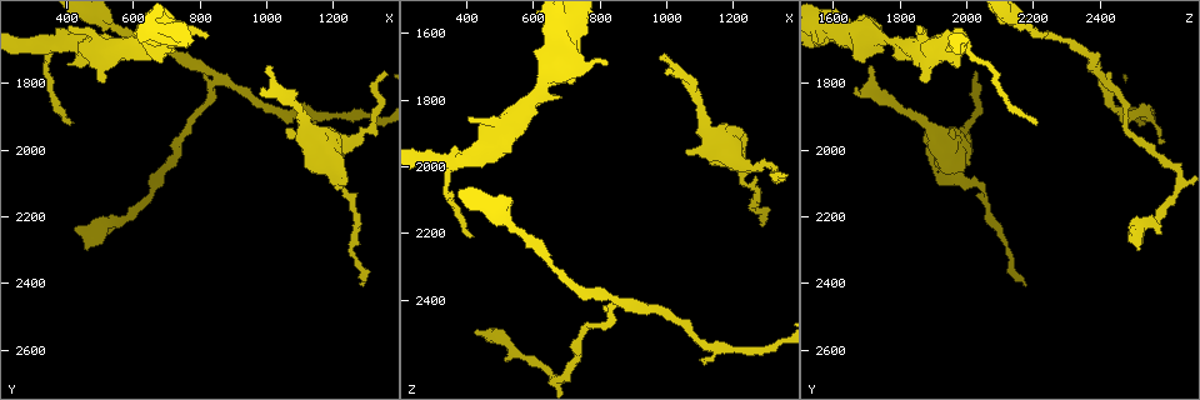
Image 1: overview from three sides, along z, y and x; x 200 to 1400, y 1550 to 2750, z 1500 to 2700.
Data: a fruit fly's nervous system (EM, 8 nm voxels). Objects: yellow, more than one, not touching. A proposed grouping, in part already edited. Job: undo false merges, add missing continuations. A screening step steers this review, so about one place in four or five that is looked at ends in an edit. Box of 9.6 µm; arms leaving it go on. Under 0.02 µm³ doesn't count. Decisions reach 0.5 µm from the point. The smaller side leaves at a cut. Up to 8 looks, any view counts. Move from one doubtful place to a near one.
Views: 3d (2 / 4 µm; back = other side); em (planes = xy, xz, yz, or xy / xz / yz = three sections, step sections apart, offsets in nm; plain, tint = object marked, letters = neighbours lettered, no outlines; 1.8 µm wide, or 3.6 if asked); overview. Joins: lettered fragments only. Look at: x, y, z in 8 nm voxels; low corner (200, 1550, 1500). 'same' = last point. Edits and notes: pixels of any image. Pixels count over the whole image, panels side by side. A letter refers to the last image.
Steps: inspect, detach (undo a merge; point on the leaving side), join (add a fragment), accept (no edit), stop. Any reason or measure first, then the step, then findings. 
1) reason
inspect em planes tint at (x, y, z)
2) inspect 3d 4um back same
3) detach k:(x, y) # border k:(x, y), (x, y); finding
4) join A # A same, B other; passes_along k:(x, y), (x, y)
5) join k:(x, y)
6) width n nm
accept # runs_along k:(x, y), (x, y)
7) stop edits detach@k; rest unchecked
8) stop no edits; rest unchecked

tapers out
inspect em planes letters at (980, 1820, 1670)

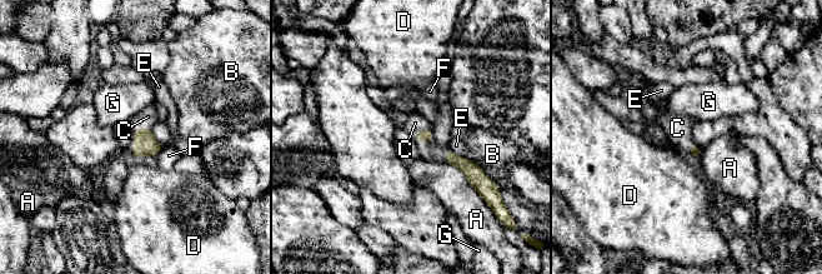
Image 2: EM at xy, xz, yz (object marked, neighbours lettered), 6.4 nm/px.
join C # A other, B other, C same, D other, E other, F other, G other; passes_along 2:(144, 144), (134, 133), (148, 116); it goes on there

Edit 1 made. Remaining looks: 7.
redraw
inspect overview

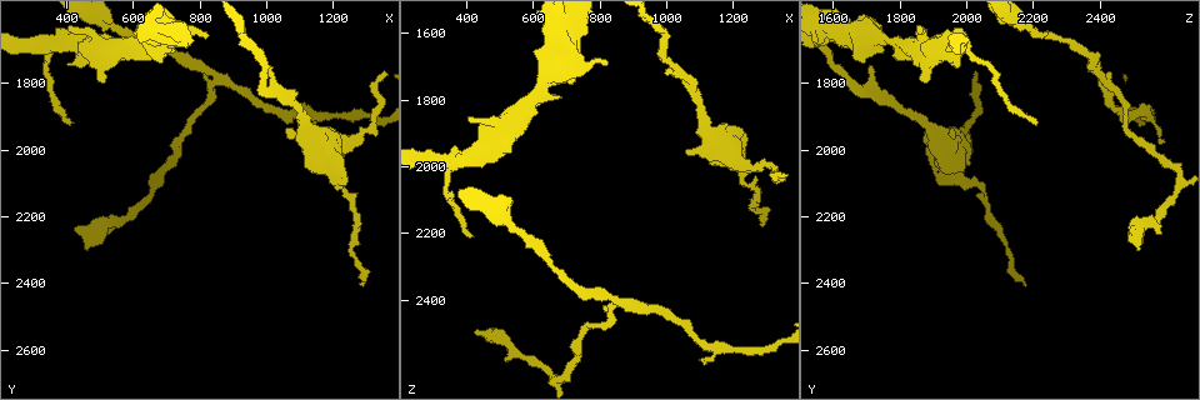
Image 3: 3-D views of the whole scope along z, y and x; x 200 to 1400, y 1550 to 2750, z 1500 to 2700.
an open end
inspect em planes letters at (400, 1630, 1840)

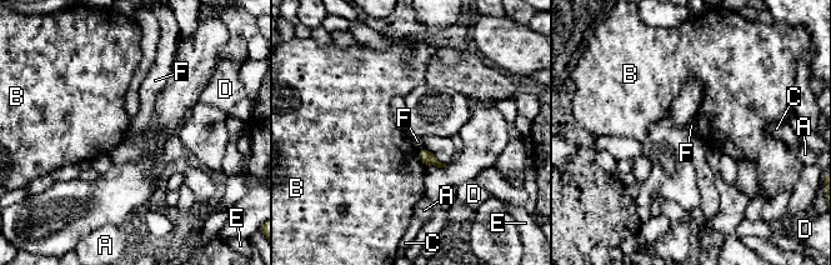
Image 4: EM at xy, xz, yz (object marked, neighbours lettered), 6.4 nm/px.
accept # A other, B other, C other, D other, E other, F other; border 4:(422, 146), (419, 149); no lettered fragment goes on from it

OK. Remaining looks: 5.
end of a long branch
inspect 3d 2um at (430, 2230, 2500)

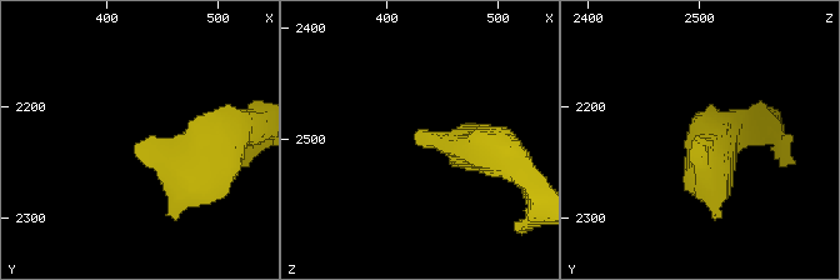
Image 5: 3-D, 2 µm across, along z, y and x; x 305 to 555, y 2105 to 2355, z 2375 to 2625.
inspect em planes letters at (424, 2238, 2494)

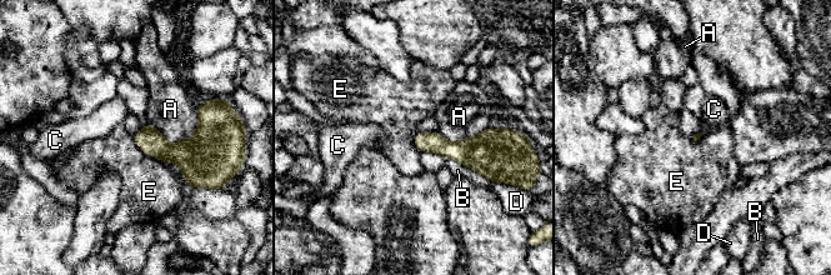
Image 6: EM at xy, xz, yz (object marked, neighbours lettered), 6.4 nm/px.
accept # A other, B other, C other, D other, E other; border 6:(133, 136), (143, 151), (160, 161); none of them fits

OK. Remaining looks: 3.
stop edits join@2; rest unchecked

